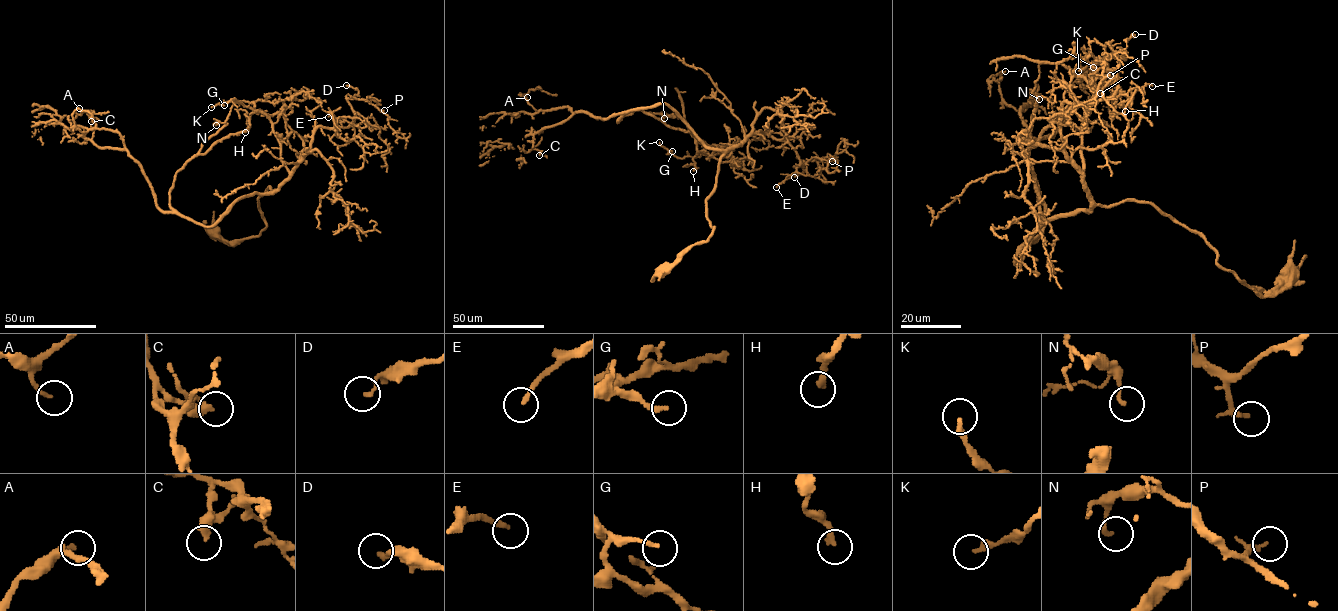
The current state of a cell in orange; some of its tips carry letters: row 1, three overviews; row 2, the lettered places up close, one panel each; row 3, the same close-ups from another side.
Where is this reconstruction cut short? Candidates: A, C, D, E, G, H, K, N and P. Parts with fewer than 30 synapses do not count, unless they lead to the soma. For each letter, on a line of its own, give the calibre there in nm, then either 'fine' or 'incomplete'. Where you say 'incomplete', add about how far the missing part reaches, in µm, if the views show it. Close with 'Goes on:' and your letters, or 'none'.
A: 170 nm | incomplete | 35 µm
C: 400 nm | fine
D: 170 nm | fine
E: 180 nm | incomplete | 20 µm
G: 180 nm | fine
H: 280 nm | incomplete | 45 µm
K: 260 nm | fine
N: 160 nm | fine
P: 130 nm | incomplete | 35 µm
Goes on: A, E, H, P

